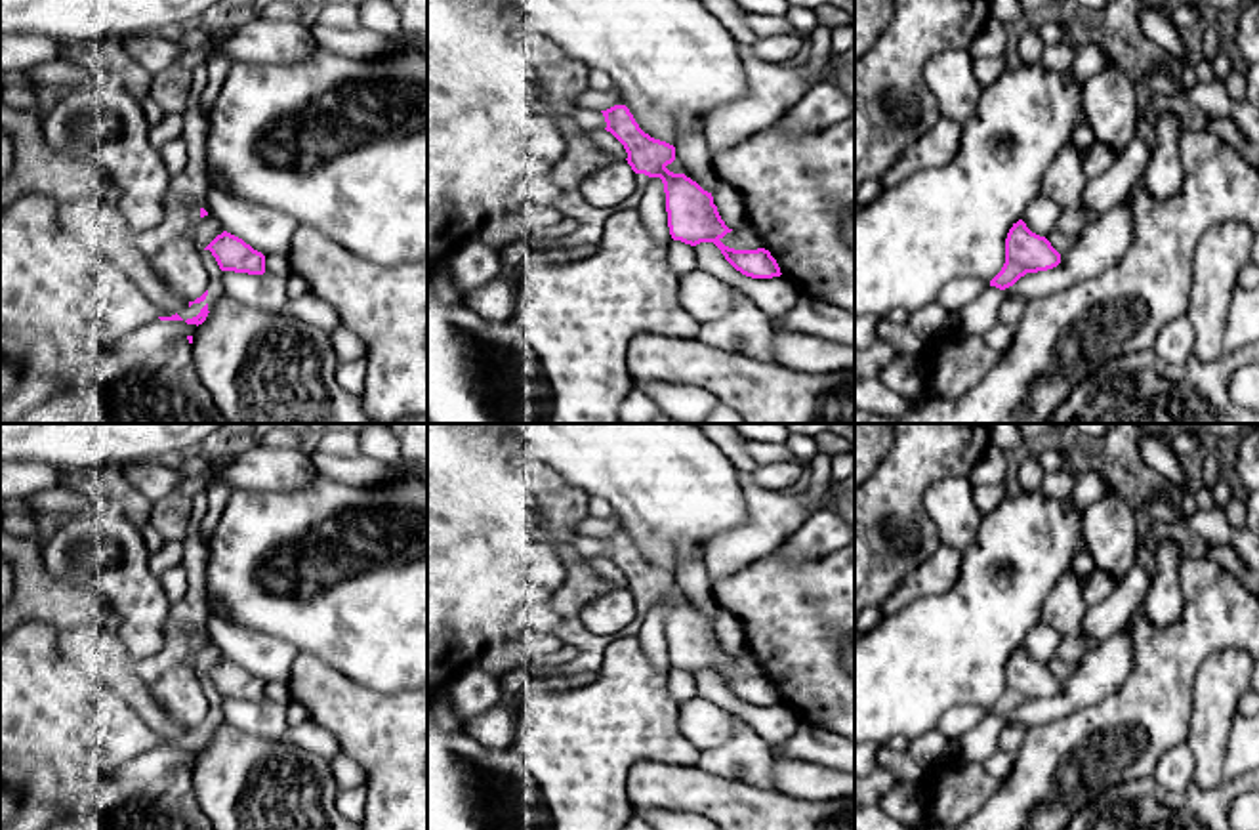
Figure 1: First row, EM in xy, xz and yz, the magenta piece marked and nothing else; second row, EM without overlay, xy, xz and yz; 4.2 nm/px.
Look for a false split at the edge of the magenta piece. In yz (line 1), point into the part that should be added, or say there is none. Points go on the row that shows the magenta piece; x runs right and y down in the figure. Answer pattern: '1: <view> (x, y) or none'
1: none

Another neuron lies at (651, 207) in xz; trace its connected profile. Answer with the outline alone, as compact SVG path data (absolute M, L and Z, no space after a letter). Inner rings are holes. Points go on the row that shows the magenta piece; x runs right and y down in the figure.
M649 177L649 185L637 204L643 225L658 244L671 240L666 212L666 193L660 177Z

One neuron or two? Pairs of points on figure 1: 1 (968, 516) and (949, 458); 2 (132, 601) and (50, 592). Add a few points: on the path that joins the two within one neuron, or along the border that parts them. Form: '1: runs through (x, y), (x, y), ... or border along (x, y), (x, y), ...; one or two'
1: border along (966, 474), (937, 479), (926, 491), (929, 516); two
2: border along (103, 598), (105, 601); two

